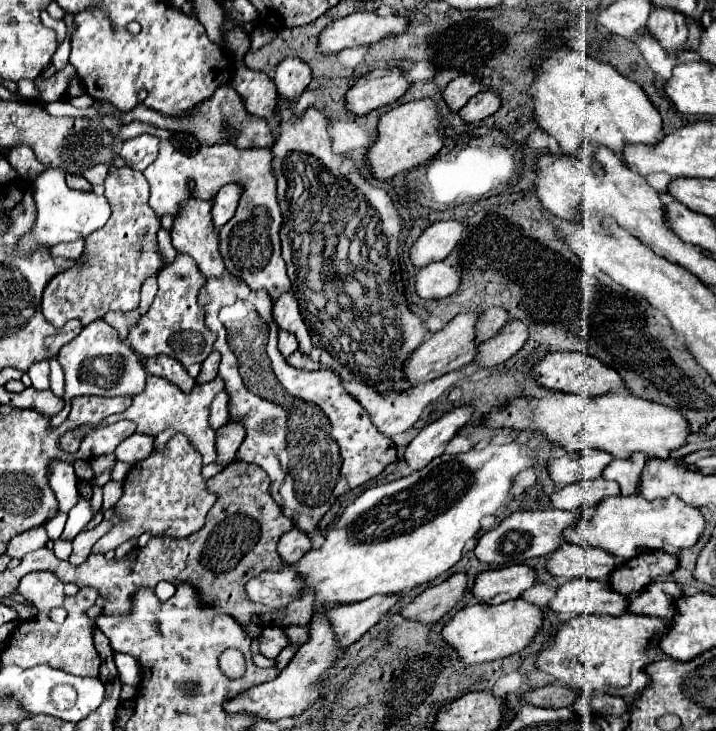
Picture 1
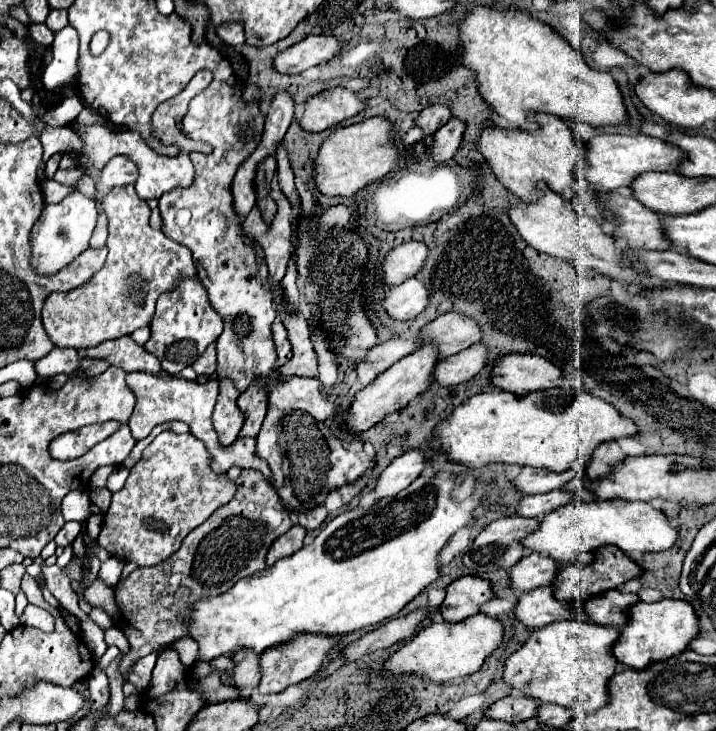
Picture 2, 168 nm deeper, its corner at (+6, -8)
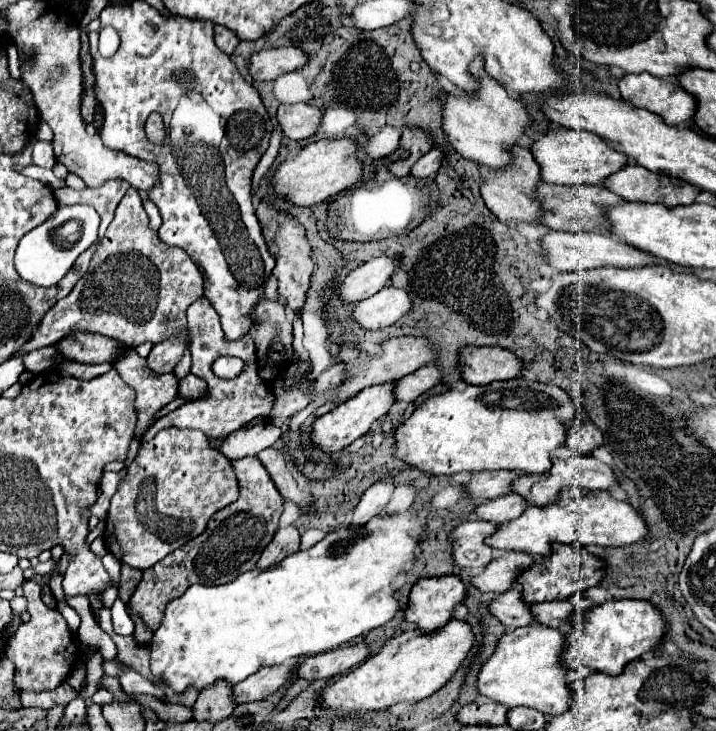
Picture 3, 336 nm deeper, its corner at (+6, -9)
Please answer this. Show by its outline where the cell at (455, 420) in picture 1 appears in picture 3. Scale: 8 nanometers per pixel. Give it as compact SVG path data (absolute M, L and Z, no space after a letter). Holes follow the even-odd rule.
M378 481L376 485L372 485L362 495L360 503L354 507L354 513L352 513L352 519L350 519L348 527L354 529L354 525L364 525L372 517L376 517L382 511L382 507L390 501L392 491L394 491L394 485L390 481Z

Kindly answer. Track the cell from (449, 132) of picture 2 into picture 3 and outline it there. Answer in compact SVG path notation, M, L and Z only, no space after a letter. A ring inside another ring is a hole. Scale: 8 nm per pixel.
M432 149L430 153L426 153L424 157L420 157L416 161L416 165L412 167L410 173L416 179L426 179L426 177L430 177L430 175L434 175L438 171L440 163L442 163L442 153L438 149Z

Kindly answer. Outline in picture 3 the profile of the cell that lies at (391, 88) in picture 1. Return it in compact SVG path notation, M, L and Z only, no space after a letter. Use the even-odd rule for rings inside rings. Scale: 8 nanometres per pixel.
M294 103L294 105L280 105L276 113L276 121L282 129L282 135L294 141L310 137L322 117L322 109L308 103Z

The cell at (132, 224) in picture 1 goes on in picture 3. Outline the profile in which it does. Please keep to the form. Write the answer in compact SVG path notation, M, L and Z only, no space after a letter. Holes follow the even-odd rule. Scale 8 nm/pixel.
M130 187L104 237L98 241L88 273L44 315L18 355L54 345L78 329L114 337L126 347L138 347L146 341L156 345L184 333L186 309L204 297L204 277L184 249L166 245L148 223L150 219L142 207L142 199Z

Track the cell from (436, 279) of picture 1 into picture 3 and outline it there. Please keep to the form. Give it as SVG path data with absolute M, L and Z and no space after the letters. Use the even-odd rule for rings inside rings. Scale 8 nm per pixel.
M386 287L376 295L358 301L358 307L352 311L352 319L364 329L384 329L396 323L410 309L410 297L404 289Z

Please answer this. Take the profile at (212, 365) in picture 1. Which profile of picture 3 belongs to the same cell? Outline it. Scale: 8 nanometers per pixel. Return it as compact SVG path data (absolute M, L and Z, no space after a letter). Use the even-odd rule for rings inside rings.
M189 373L185 378L179 382L179 394L187 401L193 401L201 398L207 391L206 382Z

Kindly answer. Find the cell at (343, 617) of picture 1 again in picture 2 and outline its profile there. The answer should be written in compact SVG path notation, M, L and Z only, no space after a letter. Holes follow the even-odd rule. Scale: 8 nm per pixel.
M302 634L296 636L296 640L290 640L290 644L280 644L278 648L270 648L270 652L264 652L260 658L262 662L262 680L258 684L260 694L276 694L286 690L292 684L298 684L310 676L314 676L322 664L328 652L338 644L340 636L310 636Z

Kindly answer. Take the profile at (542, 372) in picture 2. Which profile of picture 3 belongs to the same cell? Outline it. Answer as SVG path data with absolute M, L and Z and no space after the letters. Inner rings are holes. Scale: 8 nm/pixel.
M482 347L482 349L462 349L460 359L460 377L470 385L488 385L492 381L506 381L520 377L522 361L500 347Z

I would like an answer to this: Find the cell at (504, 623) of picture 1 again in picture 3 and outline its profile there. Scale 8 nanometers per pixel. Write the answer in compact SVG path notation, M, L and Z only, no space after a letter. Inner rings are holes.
M450 619L442 629L424 633L420 629L404 631L388 639L376 655L370 655L354 671L342 675L328 685L320 695L324 709L340 711L342 715L388 711L398 703L412 703L430 697L458 671L460 663L472 649L472 631L468 623Z

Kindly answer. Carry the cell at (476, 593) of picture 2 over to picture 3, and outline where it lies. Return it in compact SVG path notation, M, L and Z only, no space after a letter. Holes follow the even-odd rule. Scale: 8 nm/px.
M422 577L414 583L404 621L414 623L422 631L440 629L450 621L450 611L464 599L464 585L458 577Z

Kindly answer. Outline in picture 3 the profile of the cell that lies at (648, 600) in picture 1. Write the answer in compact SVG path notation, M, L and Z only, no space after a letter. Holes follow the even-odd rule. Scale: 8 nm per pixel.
M550 601L550 603L538 603L530 607L530 613L534 613L534 621L538 625L564 629L566 623L570 623L570 615L576 611L568 601Z

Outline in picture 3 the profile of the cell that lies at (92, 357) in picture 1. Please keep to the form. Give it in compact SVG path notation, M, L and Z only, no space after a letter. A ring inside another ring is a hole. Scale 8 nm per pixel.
M42 347L42 349L36 349L36 351L30 351L26 355L22 355L22 361L24 361L24 367L32 373L42 373L42 371L48 371L52 367L52 357L56 355L56 349L54 347Z

